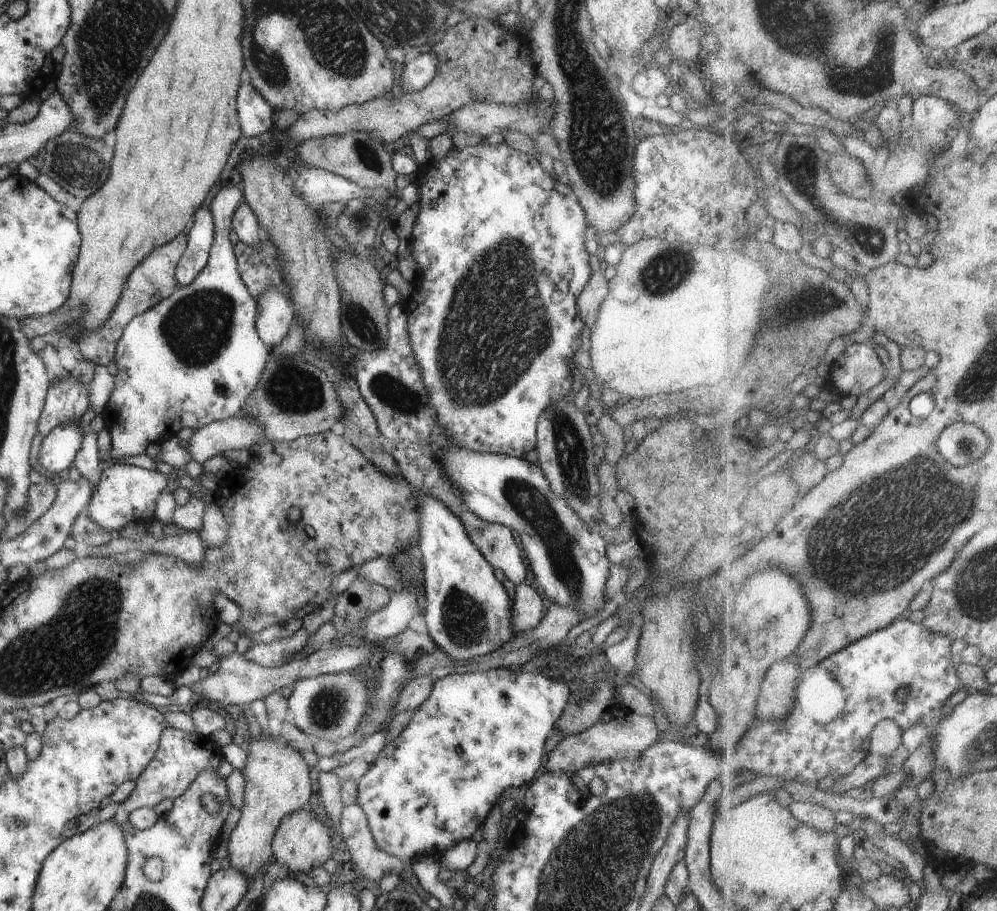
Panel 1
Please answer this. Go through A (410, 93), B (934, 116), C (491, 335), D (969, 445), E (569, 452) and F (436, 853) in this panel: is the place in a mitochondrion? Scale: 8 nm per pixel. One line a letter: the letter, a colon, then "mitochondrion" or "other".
A: other
B: other
C: mitochondrion
D: mitochondrion
E: mitochondrion
F: other

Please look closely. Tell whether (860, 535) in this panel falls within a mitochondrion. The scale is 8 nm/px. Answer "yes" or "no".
yes

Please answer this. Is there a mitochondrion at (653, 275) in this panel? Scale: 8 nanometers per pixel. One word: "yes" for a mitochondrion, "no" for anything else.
yes

